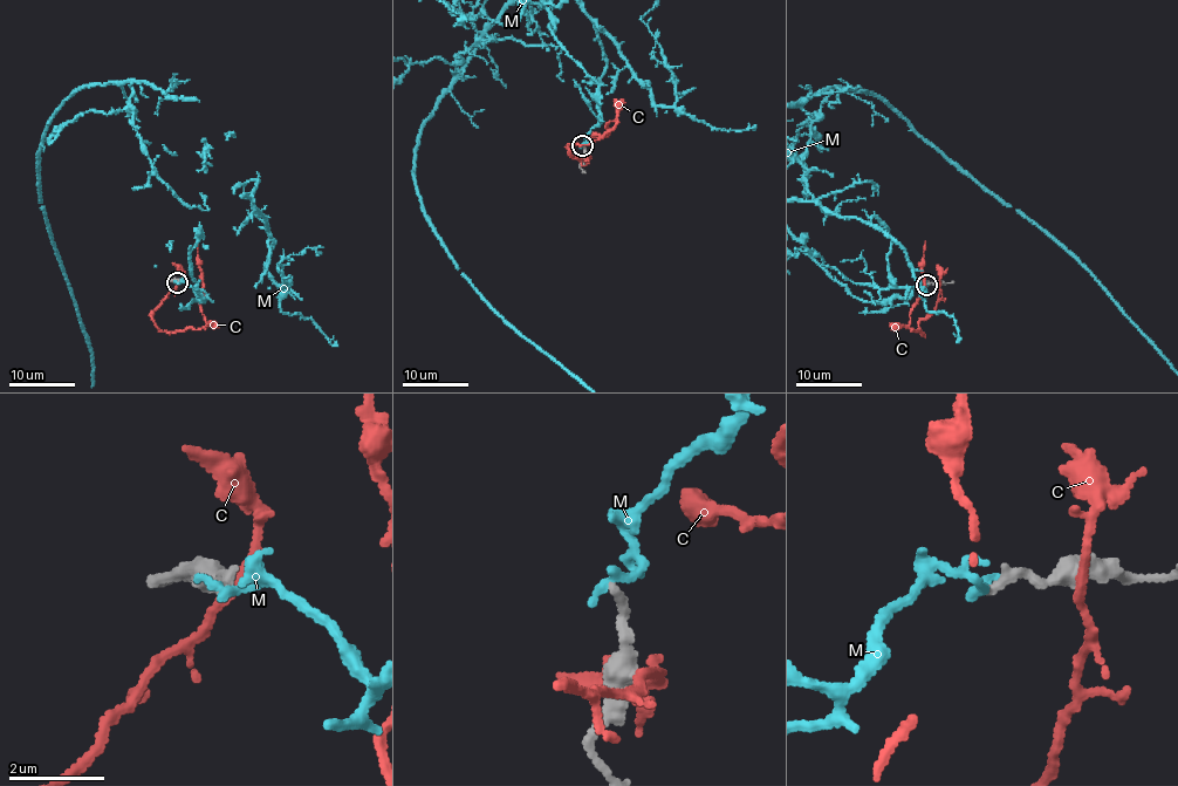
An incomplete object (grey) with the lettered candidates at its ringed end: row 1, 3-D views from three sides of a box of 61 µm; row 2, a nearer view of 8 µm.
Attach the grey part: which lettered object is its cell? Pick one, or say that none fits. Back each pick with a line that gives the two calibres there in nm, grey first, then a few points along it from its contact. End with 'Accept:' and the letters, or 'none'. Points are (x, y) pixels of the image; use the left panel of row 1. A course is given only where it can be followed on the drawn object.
Accept: none

